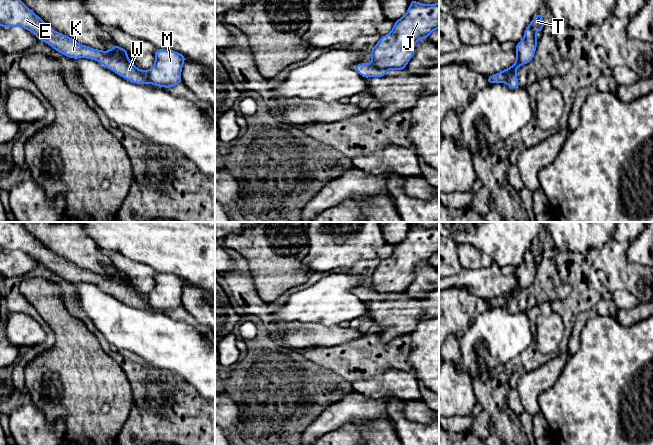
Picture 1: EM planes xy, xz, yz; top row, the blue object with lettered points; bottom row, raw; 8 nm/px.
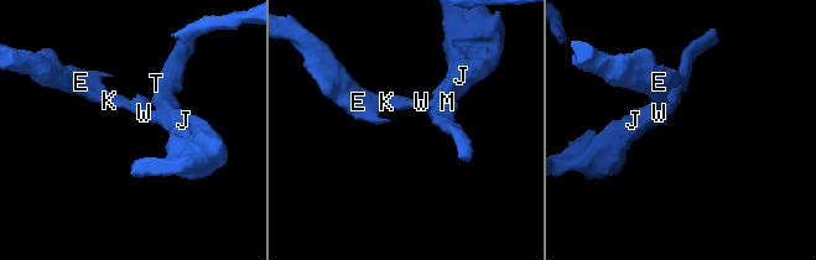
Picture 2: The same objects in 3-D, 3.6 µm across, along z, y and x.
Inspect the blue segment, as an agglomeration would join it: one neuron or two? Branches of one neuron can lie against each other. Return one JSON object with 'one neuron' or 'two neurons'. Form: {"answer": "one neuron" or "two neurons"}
{"answer": "two neurons"}

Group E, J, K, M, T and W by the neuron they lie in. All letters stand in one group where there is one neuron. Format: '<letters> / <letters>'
E K W / J M T

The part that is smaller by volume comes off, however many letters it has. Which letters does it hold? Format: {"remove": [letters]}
{"remove": ["E", "K", "W"]}

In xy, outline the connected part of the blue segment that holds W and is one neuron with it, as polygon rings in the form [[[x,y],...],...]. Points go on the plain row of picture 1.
[[[0,222],[0,250],[21,251],[66,281],[95,284],[130,306],[151,308],[147,295],[137,292],[129,284],[126,273],[116,269],[106,276],[81,269],[71,261],[55,255],[18,222]]]

